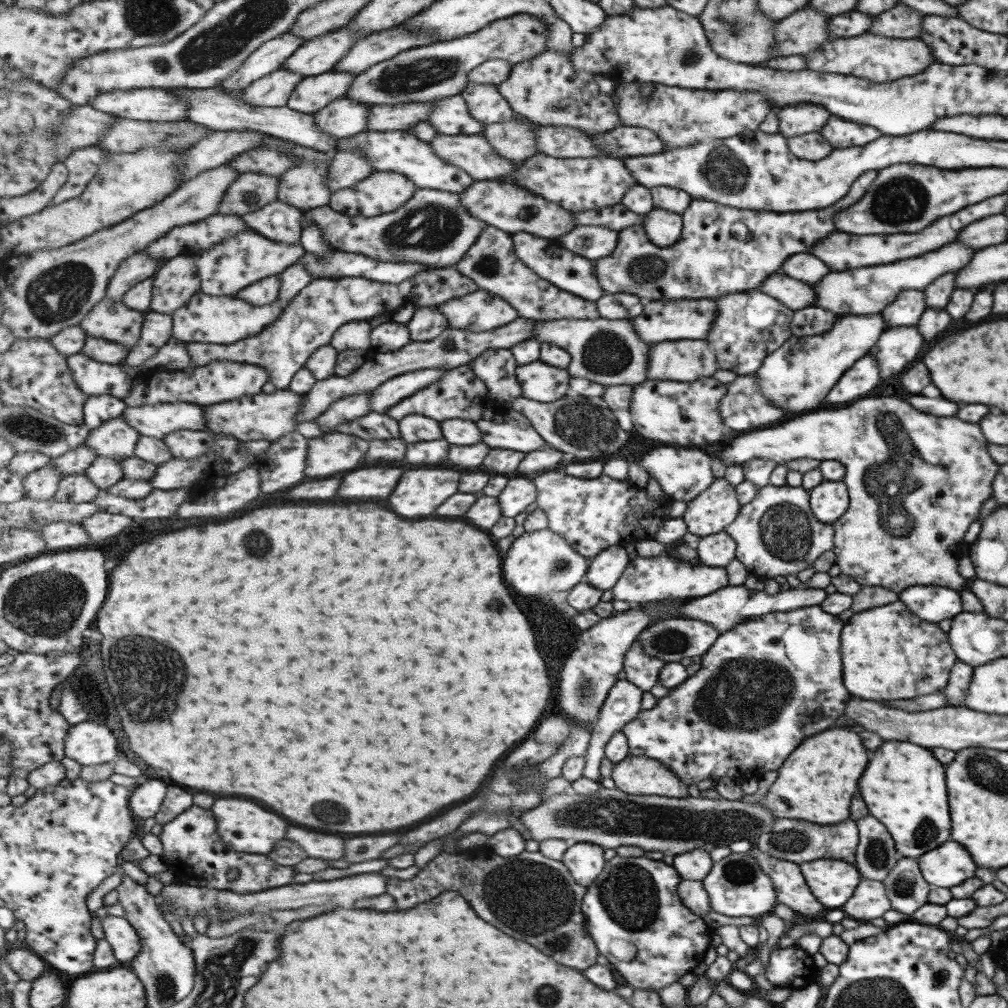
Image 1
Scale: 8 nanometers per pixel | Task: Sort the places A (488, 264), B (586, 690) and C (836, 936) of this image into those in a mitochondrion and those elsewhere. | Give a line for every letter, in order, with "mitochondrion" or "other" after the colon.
A: mitochondrion
B: mitochondrion
C: other

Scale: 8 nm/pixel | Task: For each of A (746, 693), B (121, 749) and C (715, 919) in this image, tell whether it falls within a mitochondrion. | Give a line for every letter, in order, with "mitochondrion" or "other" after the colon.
A: mitochondrion
B: other
C: other

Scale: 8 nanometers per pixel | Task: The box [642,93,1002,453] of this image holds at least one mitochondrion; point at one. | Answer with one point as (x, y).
(901, 199)

